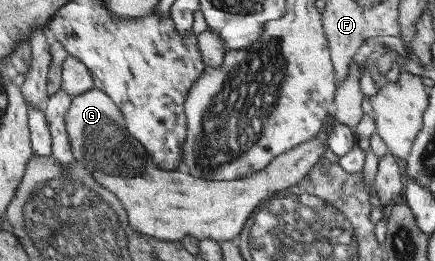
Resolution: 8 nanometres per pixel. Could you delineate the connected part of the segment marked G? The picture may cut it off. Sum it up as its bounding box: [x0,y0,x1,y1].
[66,60,363,244]

